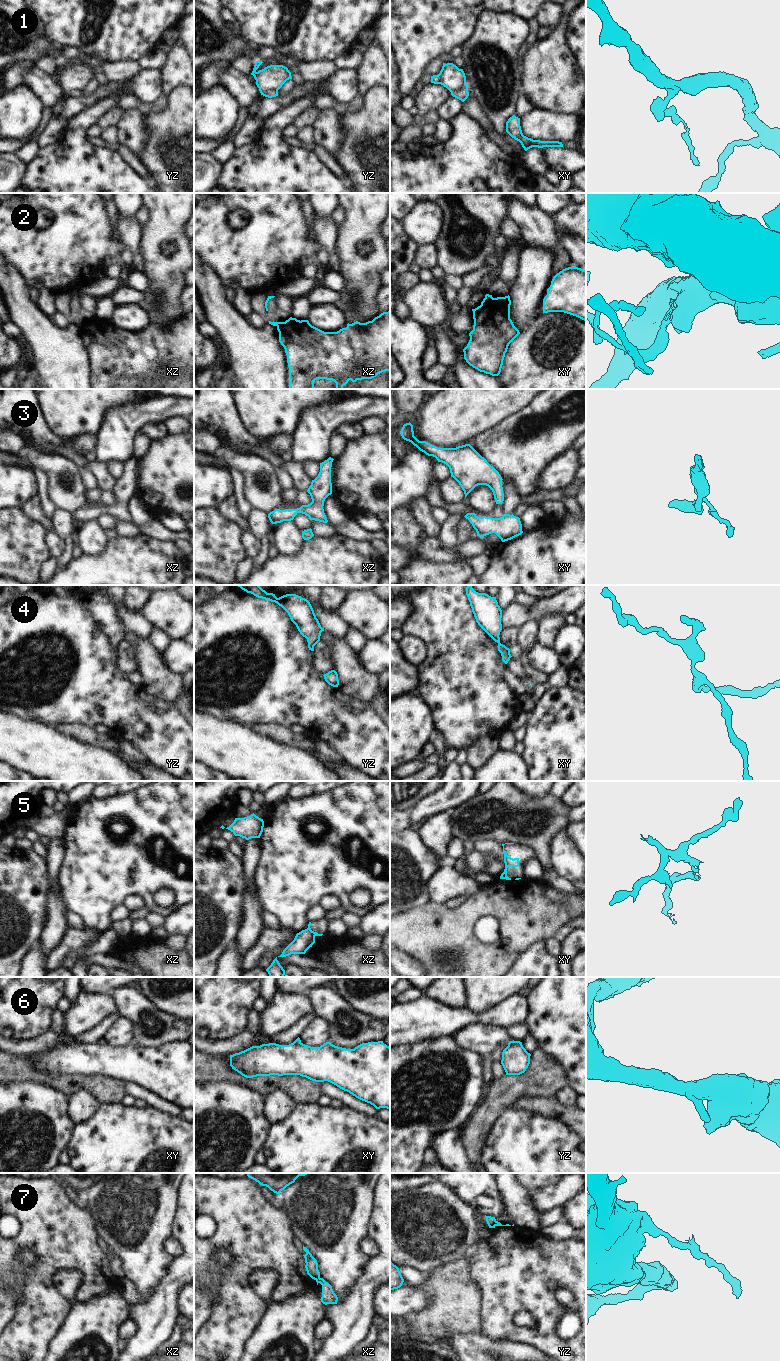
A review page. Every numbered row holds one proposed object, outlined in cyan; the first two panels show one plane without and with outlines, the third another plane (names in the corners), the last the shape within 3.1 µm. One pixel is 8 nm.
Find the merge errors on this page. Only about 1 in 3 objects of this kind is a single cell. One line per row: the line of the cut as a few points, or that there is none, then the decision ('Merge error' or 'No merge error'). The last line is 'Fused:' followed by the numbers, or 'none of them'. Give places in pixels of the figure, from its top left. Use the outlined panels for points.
1: Split along xy (466, 83), (451, 92). Merge error
2: Split along xz (283, 322), (277, 326). Merge error
3: No split. No merge error
4: No split. No merge error
5: Split along xz (307, 928), (315, 935). Merge error
6: Split along yz (521, 1042), (513, 1042), (508, 1045). Merge error
7: Split along xz (319, 1277), (316, 1280). Merge error
Fused: 1, 2, 5, 6, 7.

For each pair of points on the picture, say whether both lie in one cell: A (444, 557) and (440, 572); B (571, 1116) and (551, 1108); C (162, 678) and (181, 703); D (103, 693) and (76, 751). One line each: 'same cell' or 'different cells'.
A: different cells
B: same cell
C: different cells
D: different cells

